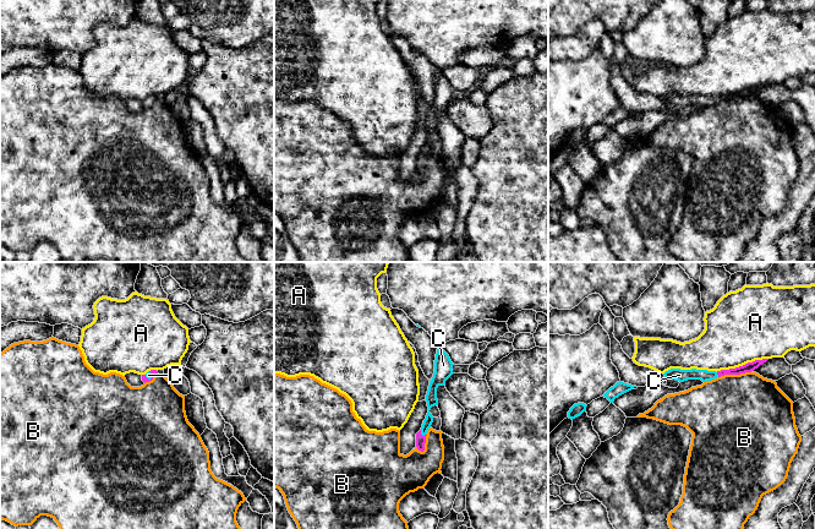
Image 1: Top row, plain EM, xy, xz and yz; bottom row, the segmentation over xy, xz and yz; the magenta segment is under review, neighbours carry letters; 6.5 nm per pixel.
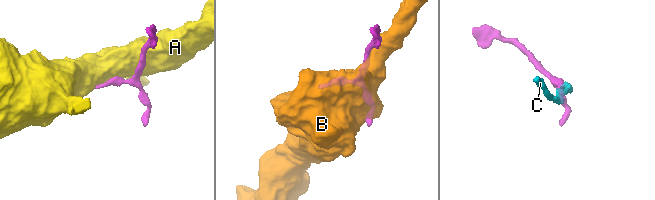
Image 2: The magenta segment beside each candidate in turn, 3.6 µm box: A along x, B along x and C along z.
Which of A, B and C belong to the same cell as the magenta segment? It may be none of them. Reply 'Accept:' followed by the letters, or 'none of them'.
Accept: C

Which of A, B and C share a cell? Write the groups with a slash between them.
A / B / C

